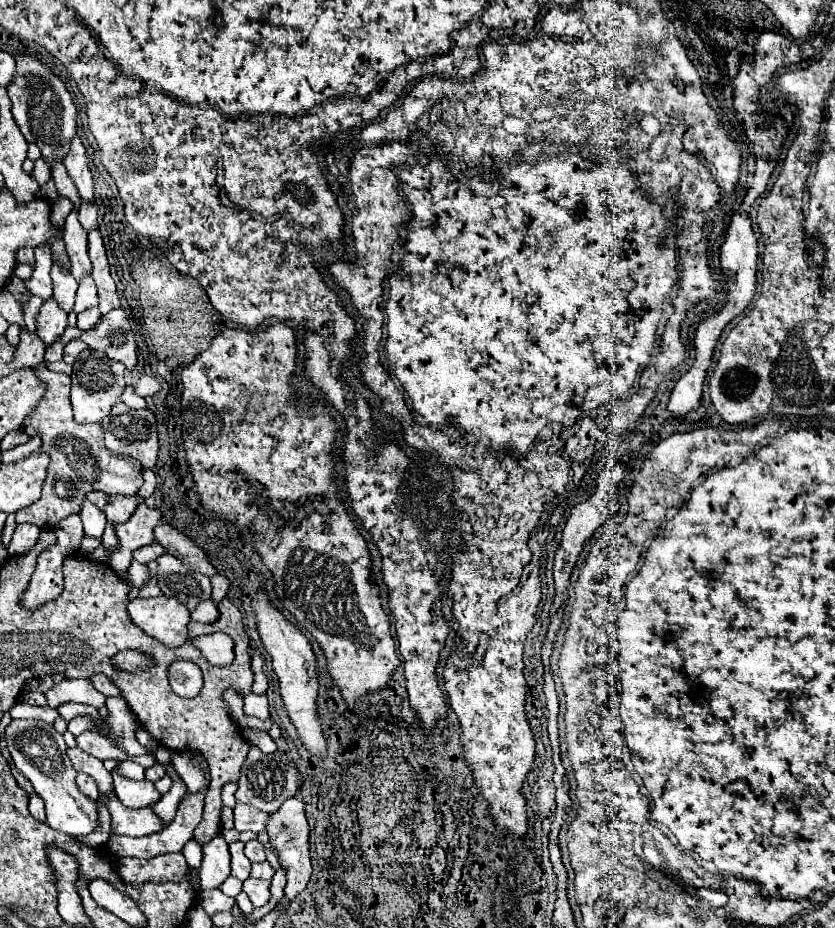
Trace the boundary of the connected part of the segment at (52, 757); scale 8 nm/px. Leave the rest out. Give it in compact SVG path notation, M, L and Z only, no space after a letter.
M14 719L6 727L6 743L18 771L34 785L34 791L46 803L46 823L68 835L94 833L98 827L98 805L94 799L80 793L76 785L76 769L66 755L64 737L44 721Z

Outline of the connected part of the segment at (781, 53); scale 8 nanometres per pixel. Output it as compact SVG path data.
M762 31L754 45L754 71L758 77L758 85L762 85L762 77L774 77L774 73L782 67L798 63L800 47L774 31Z

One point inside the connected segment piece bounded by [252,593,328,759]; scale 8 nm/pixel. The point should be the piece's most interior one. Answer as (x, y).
(292, 657)

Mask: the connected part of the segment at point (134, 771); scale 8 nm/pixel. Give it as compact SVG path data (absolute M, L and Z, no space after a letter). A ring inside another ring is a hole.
M122 761L120 763L120 771L128 777L128 779L134 779L134 781L142 781L144 779L144 769L142 765L134 763L134 761Z

